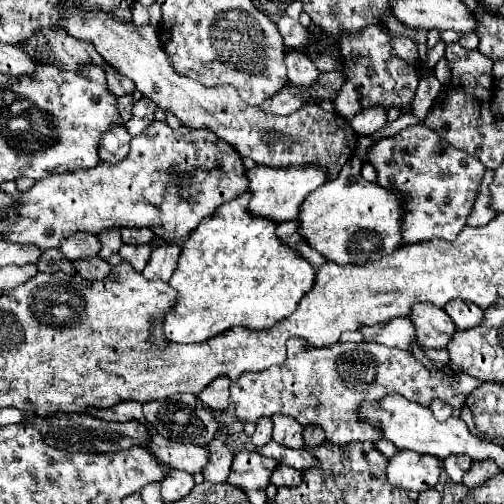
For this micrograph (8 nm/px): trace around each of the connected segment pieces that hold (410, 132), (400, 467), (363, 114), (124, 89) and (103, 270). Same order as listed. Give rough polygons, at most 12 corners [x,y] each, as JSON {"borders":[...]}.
{"borders":[[[425,124],[377,140],[401,246],[455,240],[485,172]],[[401,450],[387,464],[391,486],[425,492],[441,464],[429,454]],[[381,106],[359,110],[349,118],[355,134],[369,136],[385,126]],[[105,64],[109,90],[123,96],[135,90],[133,82]],[[101,258],[75,262],[85,280],[101,280],[111,266]]]}

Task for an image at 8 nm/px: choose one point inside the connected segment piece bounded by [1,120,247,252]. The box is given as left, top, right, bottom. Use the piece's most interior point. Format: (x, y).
(172, 179)

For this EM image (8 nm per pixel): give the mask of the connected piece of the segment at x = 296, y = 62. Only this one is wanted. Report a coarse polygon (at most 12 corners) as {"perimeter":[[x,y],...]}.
{"perimeter":[[289,50],[285,66],[293,86],[311,86],[317,66],[303,50]]}

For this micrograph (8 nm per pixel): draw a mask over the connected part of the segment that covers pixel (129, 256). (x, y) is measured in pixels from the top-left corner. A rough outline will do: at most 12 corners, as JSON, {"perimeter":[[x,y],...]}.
{"perimeter":[[125,244],[119,254],[135,270],[143,270],[151,246]]}

